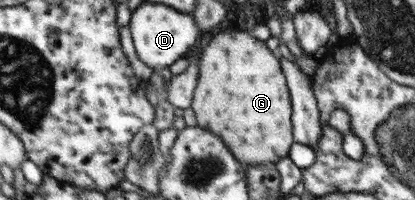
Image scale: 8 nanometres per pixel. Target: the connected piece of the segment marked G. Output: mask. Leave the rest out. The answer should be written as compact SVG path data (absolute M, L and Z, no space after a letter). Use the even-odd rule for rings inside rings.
M245 30L219 32L201 53L201 73L193 105L197 125L223 135L235 147L238 160L248 165L277 163L290 154L292 97L279 59L263 41Z

